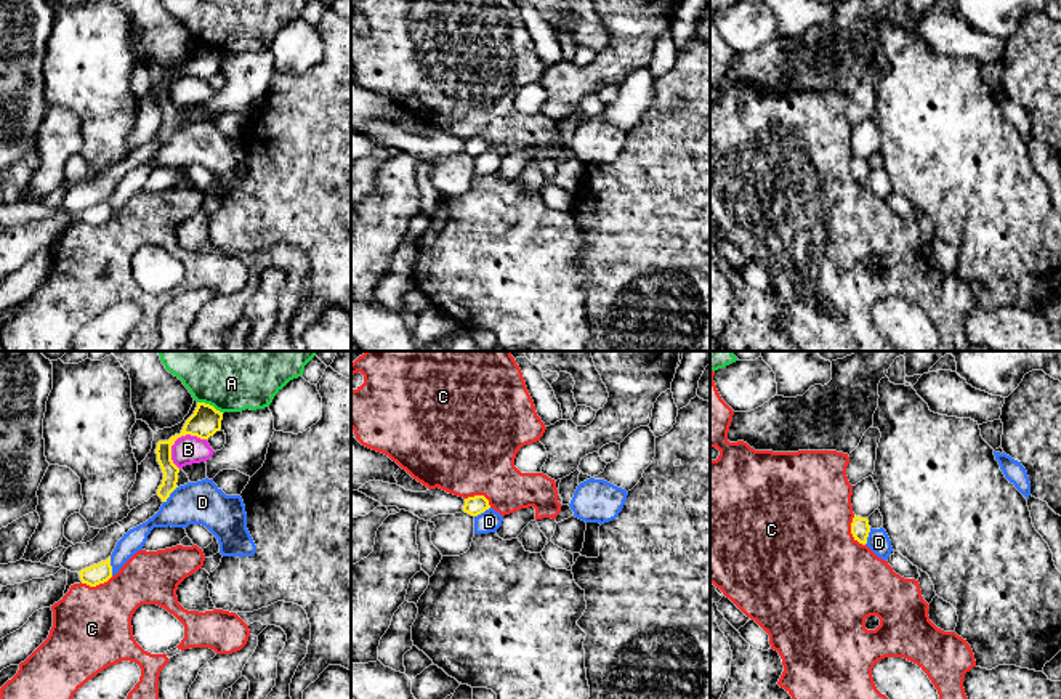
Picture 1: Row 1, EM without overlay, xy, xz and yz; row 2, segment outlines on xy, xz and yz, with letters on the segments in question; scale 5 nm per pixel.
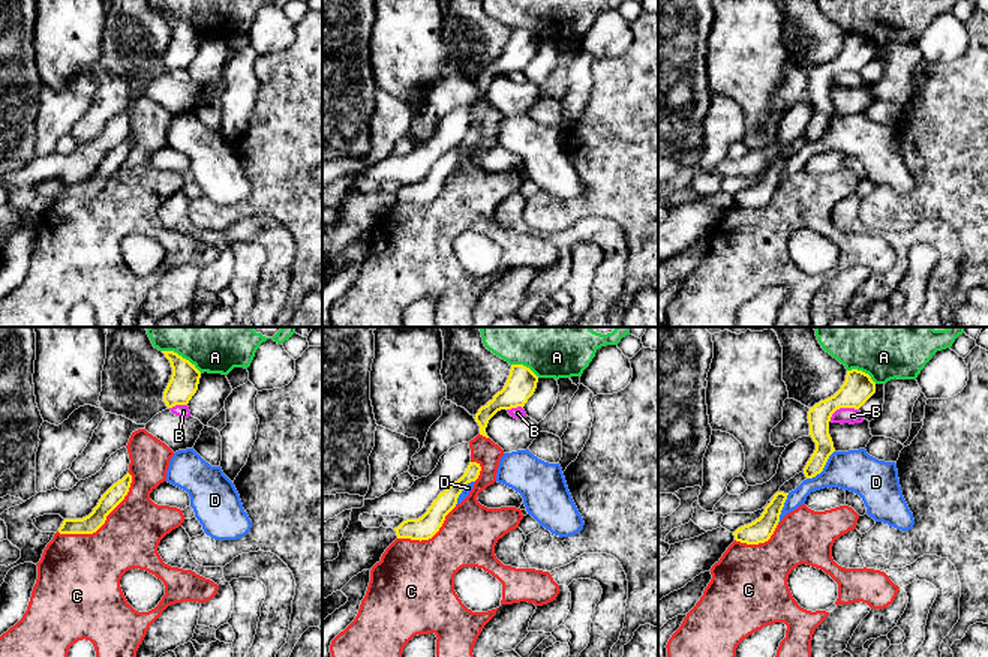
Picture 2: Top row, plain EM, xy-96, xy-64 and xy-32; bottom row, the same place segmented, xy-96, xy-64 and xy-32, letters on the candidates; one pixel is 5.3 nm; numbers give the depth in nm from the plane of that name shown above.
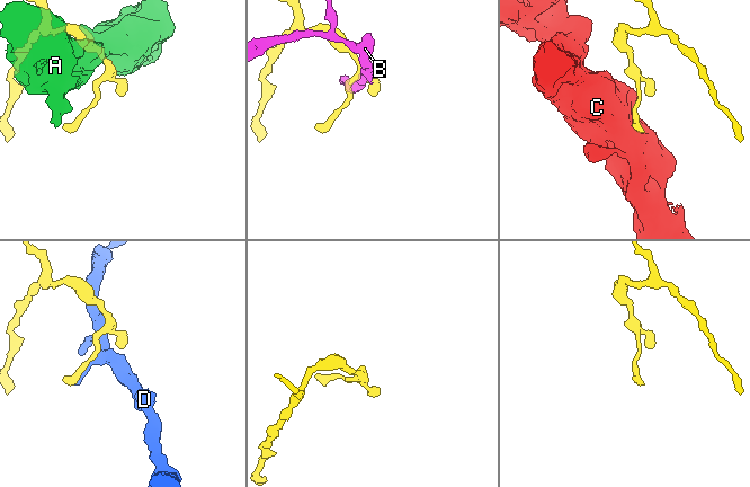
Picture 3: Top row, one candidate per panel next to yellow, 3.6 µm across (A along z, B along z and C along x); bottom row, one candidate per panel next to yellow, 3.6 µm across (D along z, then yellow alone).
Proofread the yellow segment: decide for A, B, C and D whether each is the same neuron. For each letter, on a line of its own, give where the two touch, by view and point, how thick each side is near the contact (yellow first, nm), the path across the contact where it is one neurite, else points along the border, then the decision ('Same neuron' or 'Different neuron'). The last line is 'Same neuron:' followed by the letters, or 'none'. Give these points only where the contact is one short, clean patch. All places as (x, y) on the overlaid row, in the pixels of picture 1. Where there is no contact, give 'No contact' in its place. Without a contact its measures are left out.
A: Touches yellow at xy (209, 404). Thickness 150 nm (yellow) against 500 nm. Different neuron
B: Touches yellow at xy (180, 436). Thickness 150 nm (yellow) against 150 nm. Different neuron
C: Touches yellow at yz (851, 531). Thickness 100 nm (yellow) against 500 nm. Different neuron
D: Touches yellow at xy (111, 566). Thickness 100 nm (yellow) against 110 nm. Different neuron
Same neuron: none

